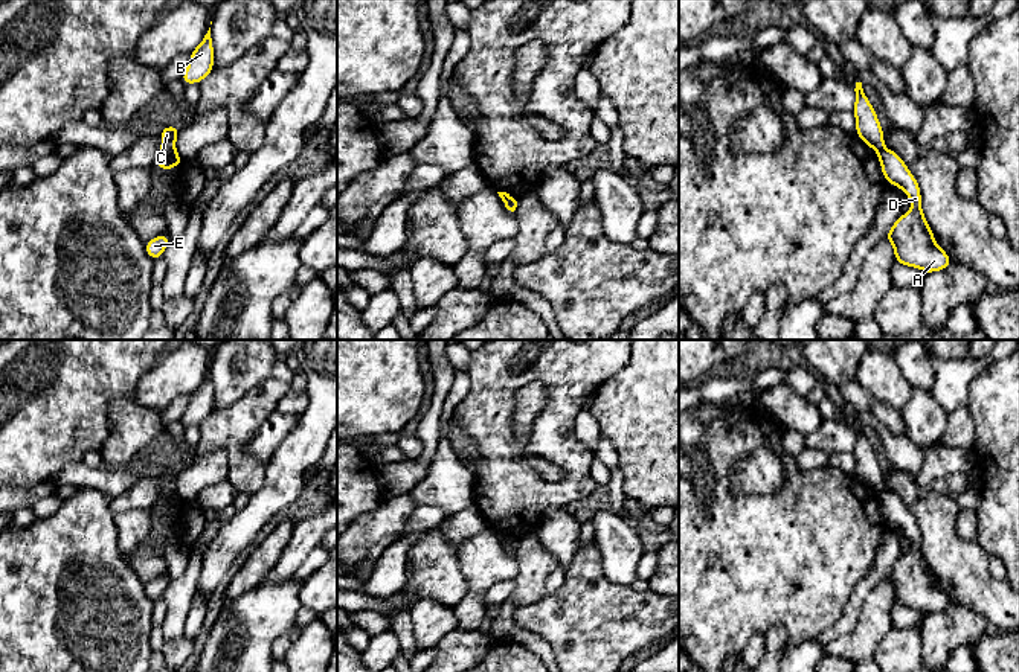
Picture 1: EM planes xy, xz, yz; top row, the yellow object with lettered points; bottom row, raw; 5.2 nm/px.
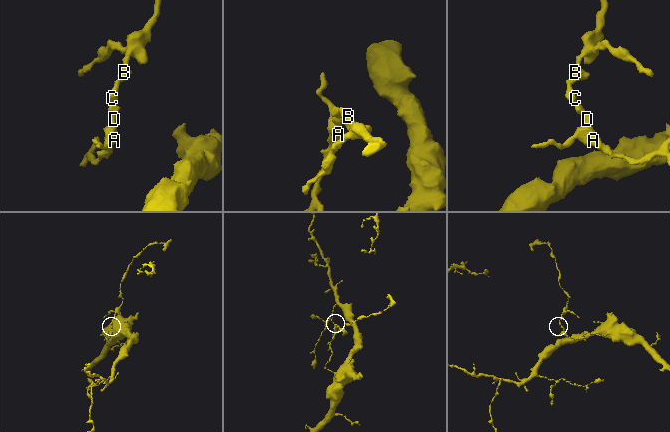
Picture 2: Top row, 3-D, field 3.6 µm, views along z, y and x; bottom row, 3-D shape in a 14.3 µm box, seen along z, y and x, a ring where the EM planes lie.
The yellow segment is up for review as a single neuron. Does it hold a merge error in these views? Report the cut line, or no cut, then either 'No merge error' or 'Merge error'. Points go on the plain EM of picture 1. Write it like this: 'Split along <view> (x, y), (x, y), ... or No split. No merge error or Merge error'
Split along xy (174, 491), (160, 496). Merge error

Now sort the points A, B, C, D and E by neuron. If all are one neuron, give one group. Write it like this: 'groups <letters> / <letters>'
groups A D E / B C

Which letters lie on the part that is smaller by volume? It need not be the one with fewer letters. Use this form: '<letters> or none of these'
B, C

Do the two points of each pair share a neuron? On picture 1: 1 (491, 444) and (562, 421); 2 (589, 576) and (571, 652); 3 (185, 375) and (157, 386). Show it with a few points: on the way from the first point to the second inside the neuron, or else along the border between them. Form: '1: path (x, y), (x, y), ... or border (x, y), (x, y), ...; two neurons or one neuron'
1: path (491, 409), (520, 377), (546, 375), (557, 386); one neuron
2: path (586, 595), (586, 634); one neuron
3: path (179, 375), (163, 383); one neuron

